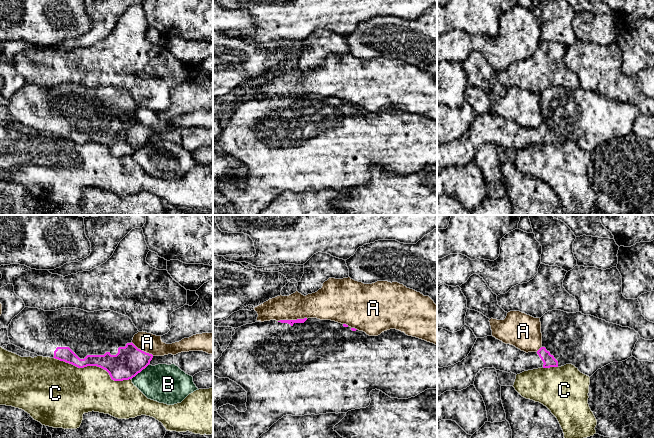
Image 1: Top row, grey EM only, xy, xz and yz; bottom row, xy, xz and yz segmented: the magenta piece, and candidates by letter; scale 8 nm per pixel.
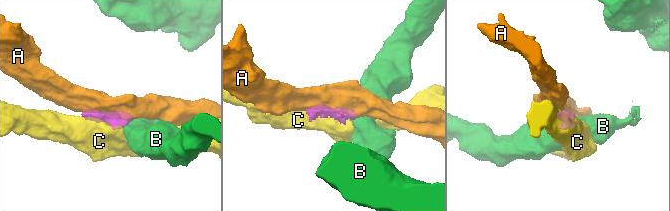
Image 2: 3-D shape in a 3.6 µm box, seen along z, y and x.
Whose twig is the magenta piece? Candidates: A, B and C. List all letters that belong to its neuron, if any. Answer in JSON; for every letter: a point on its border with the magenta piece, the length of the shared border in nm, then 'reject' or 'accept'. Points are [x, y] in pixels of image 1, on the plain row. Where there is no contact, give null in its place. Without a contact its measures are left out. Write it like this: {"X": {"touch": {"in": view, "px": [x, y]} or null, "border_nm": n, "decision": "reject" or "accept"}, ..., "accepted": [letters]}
{"A": {"touch": {"in": "xz", "px": [292, 96]}, "border_nm": 240, "decision": "reject"}, "B": {"touch": {"in": "xy", "px": [139, 148]}, "border_nm": 190, "decision": "reject"}, "C": {"touch": {"in": "xy", "px": [93, 141]}, "border_nm": 650, "decision": "reject"}, "accepted": []}

